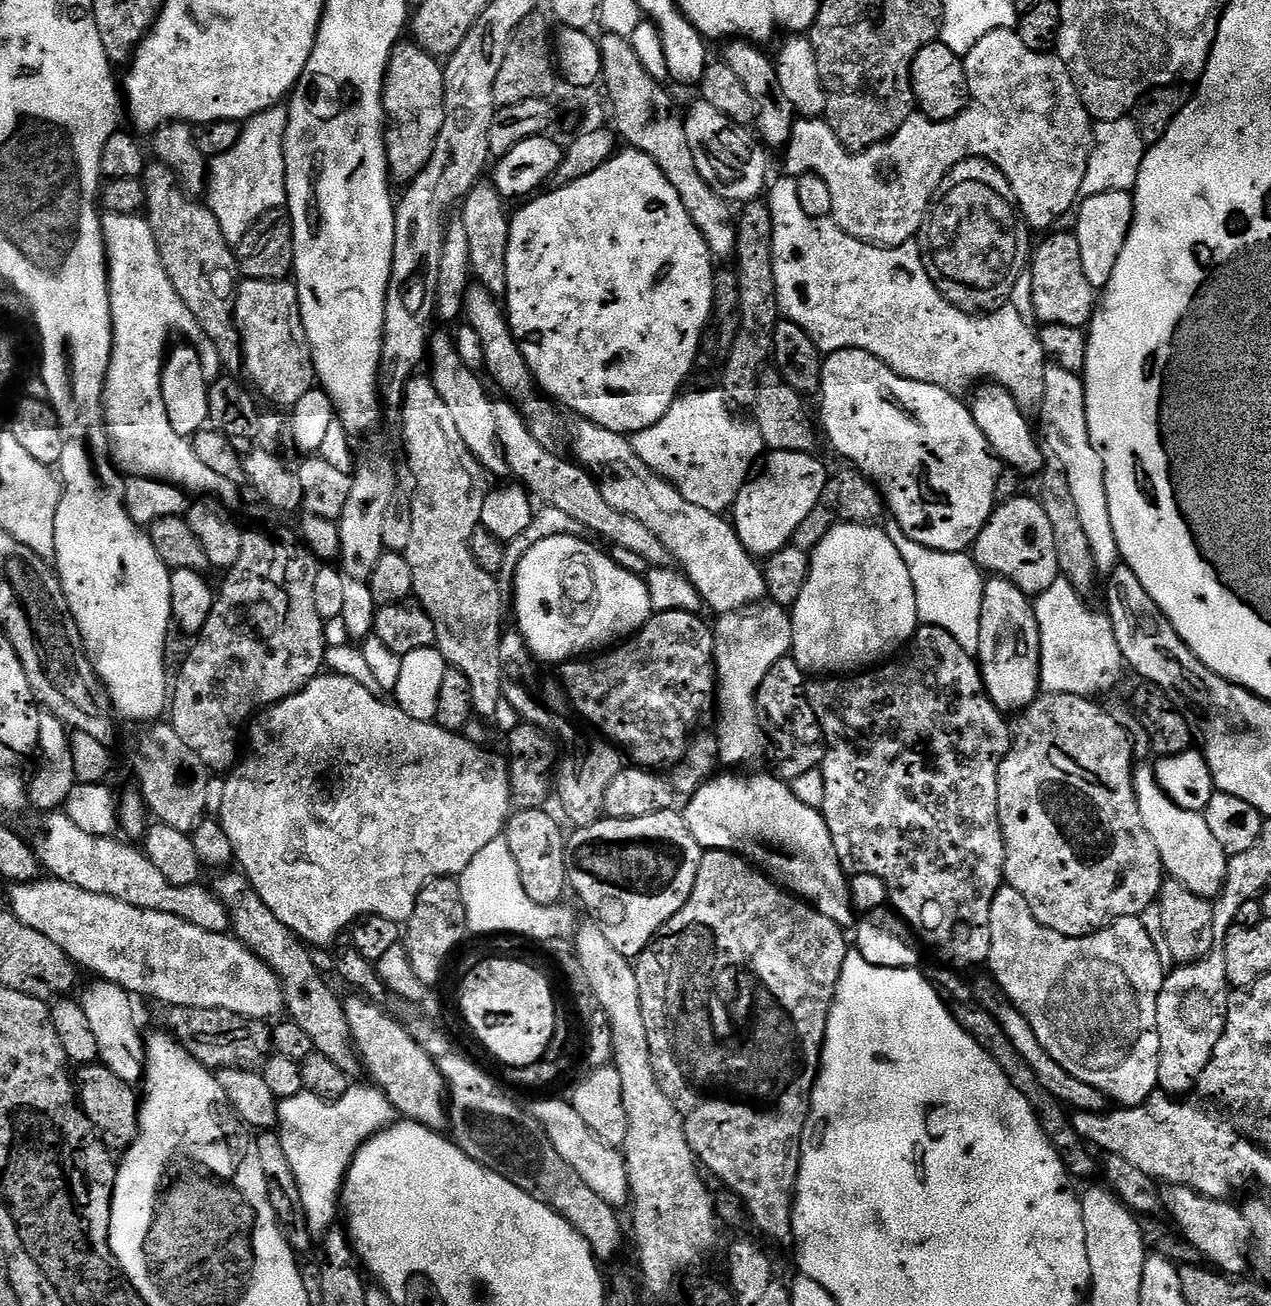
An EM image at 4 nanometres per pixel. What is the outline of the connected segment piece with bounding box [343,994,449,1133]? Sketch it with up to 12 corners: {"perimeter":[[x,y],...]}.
{"perimeter":[[361,995],[343,1001],[367,1075],[405,1121],[443,1133],[433,1053]]}

